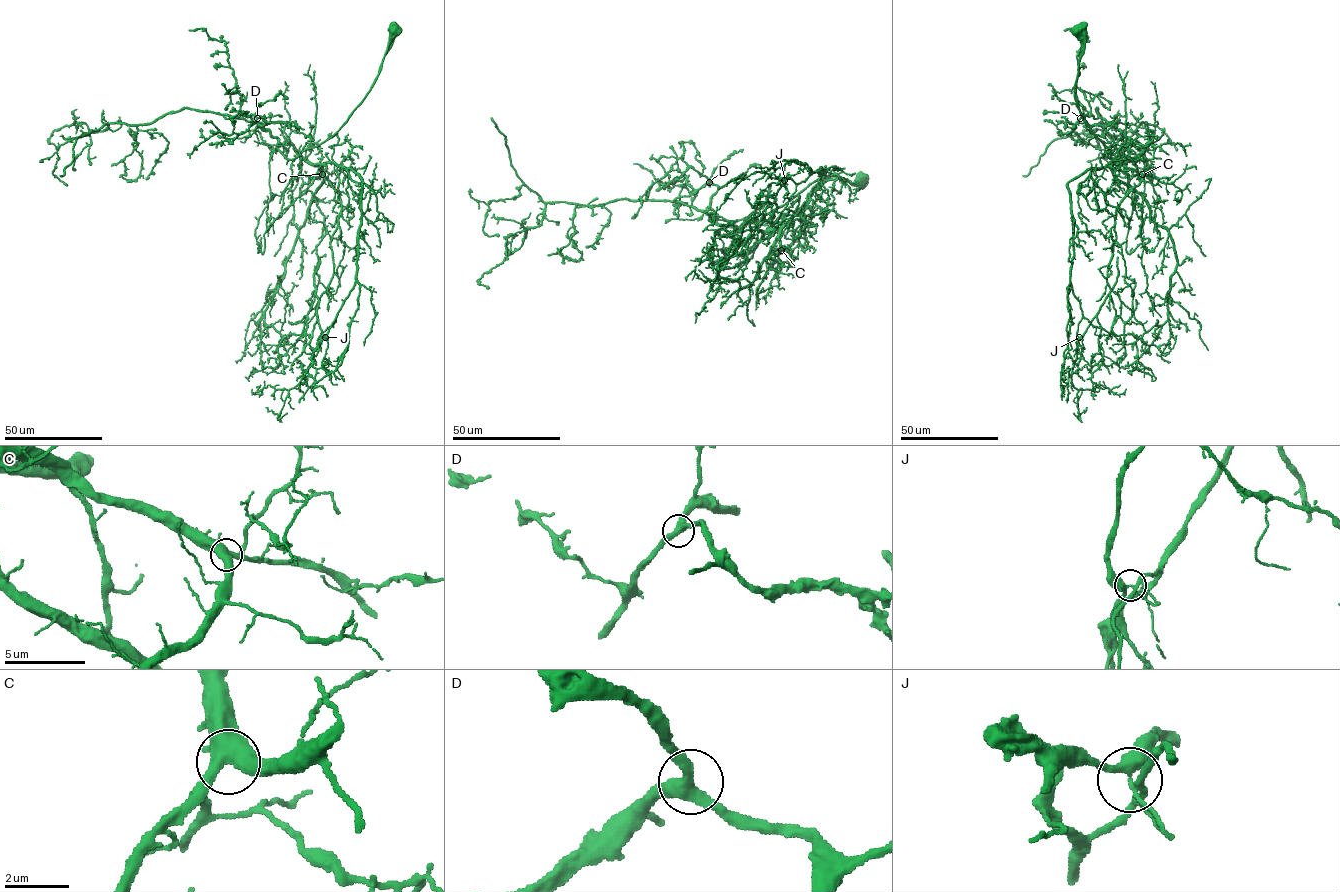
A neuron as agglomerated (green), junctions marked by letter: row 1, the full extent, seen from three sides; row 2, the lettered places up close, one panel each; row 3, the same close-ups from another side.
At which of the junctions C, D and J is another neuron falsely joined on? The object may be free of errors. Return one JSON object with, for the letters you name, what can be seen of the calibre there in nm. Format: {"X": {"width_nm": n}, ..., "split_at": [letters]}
{"J": {"width_nm": 320}, "split_at": ["J"]}

